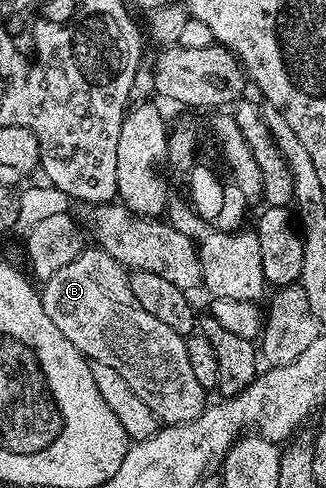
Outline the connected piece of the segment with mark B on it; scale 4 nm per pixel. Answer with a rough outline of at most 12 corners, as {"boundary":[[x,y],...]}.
{"boundary":[[98,247],[42,282],[45,315],[163,425],[203,413],[185,337]]}

